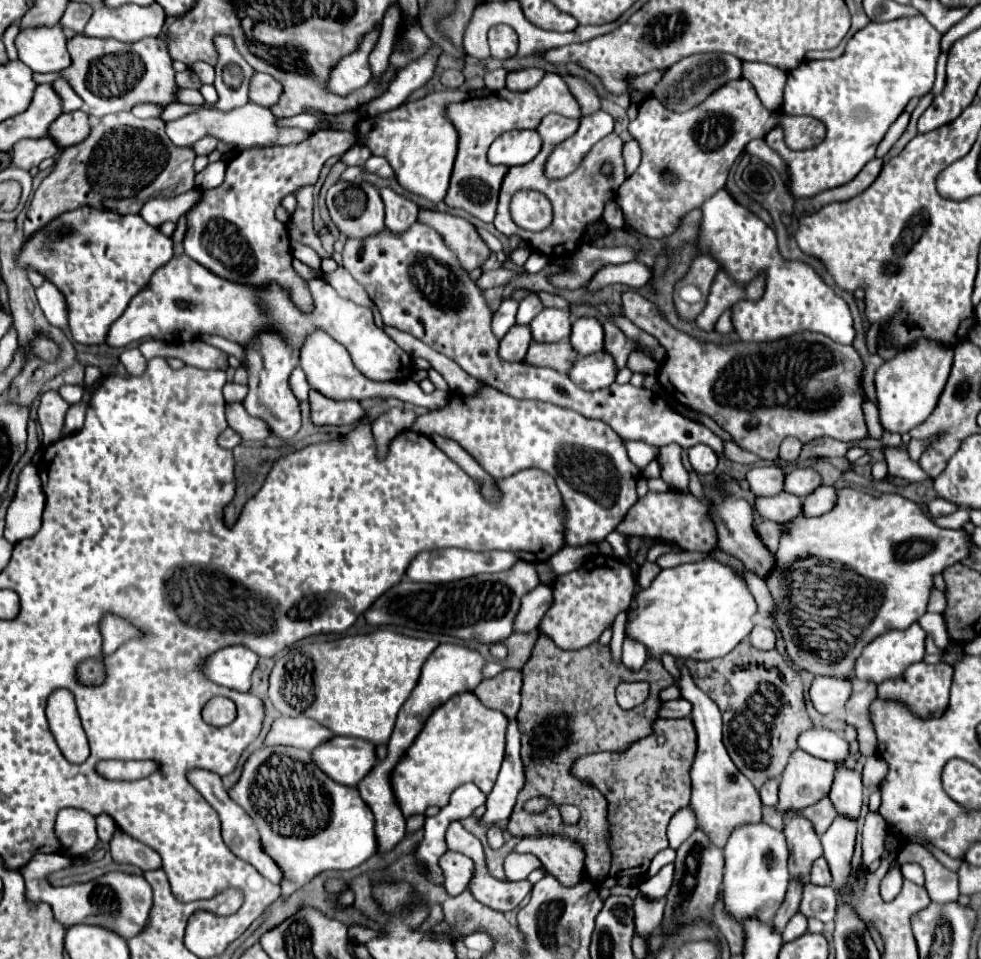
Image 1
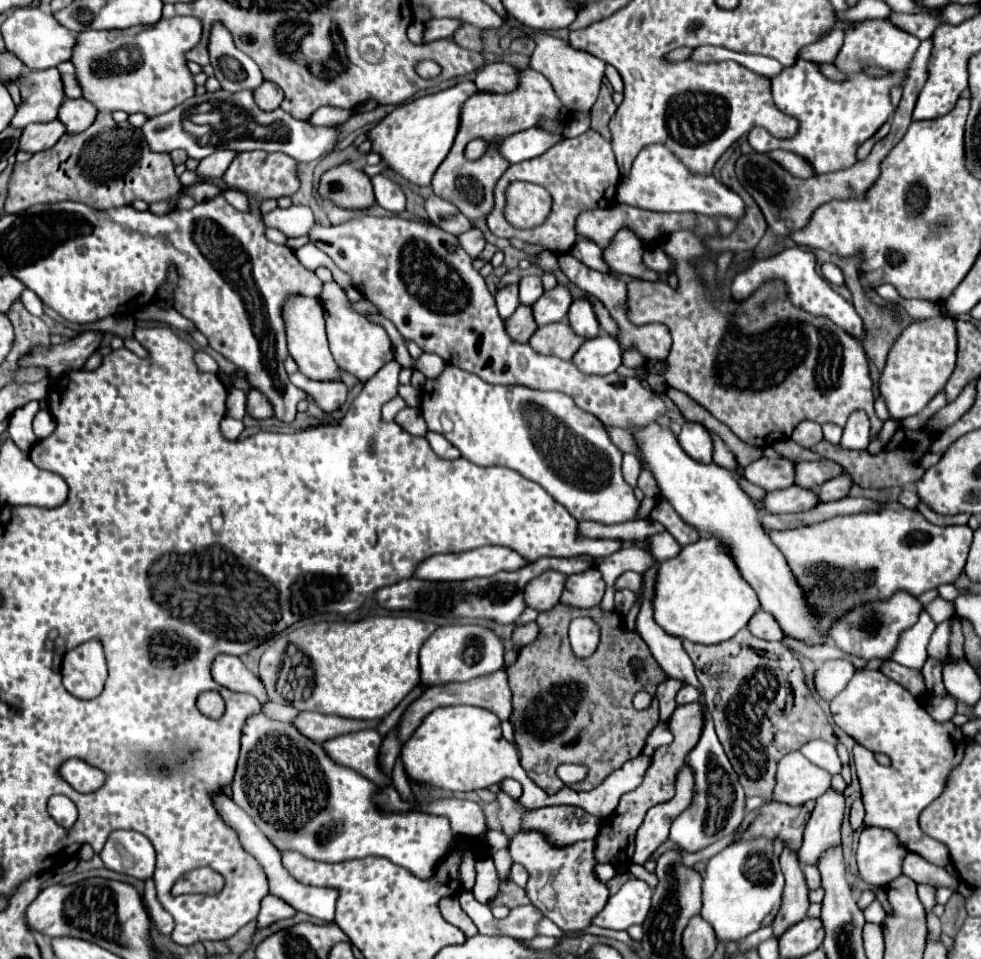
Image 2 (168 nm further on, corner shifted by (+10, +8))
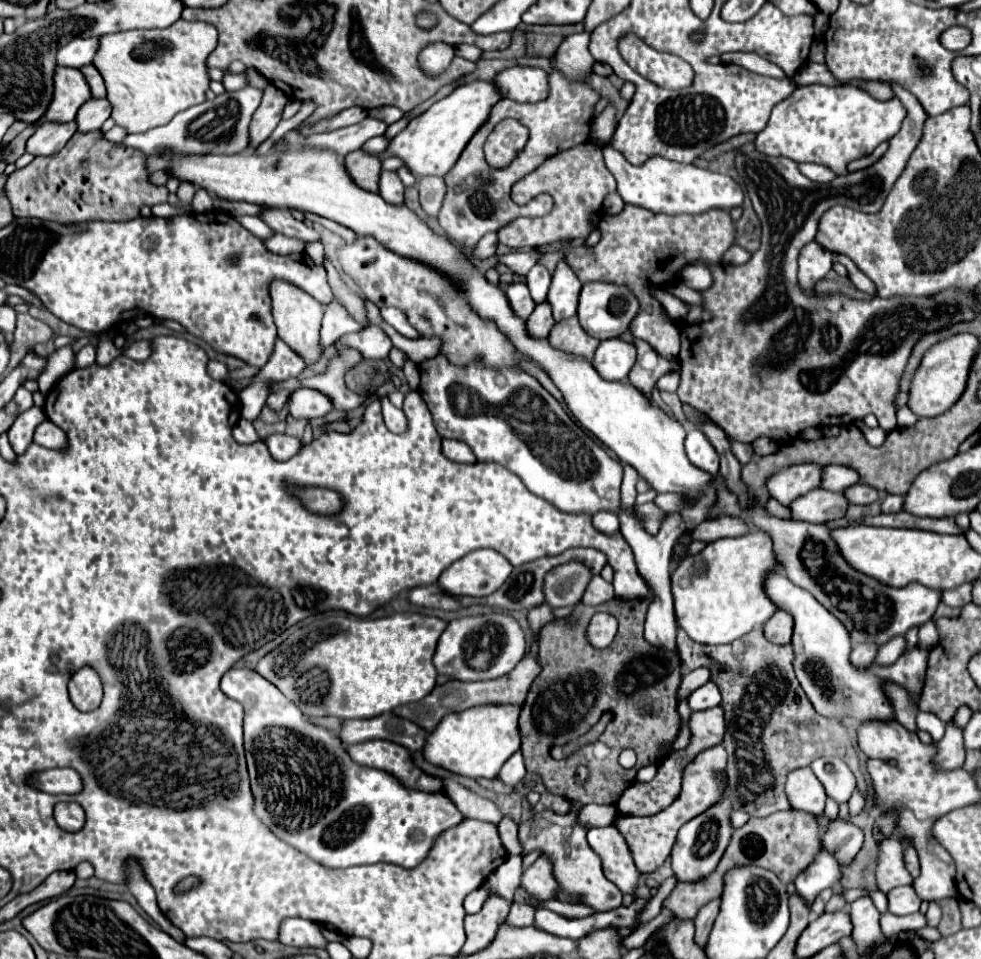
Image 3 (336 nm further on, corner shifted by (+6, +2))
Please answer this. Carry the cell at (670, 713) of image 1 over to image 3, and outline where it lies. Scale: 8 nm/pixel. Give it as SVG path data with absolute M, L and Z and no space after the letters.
M707 682L701 688L697 688L691 696L689 696L689 706L691 710L707 710L713 706L721 704L721 690L715 682Z

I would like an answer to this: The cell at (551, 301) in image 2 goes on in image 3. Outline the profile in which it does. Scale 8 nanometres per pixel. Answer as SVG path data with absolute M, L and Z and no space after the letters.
M559 260L557 268L553 272L553 282L551 282L549 296L547 296L547 302L553 306L555 322L577 314L581 286L583 284L579 282L575 270L565 260Z

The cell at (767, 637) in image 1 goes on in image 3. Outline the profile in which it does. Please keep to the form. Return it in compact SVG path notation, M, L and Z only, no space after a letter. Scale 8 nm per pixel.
M777 610L777 612L769 618L769 622L765 622L763 630L765 630L765 636L767 636L771 642L789 644L789 642L791 642L791 634L793 634L793 618L791 618L789 612L785 612L785 610Z

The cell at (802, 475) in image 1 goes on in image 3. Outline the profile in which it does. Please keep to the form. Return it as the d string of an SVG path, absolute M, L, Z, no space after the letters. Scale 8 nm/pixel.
M825 466L825 482L821 484L821 488L843 492L859 482L861 482L861 476L857 474L857 470L851 472L851 468L847 466Z

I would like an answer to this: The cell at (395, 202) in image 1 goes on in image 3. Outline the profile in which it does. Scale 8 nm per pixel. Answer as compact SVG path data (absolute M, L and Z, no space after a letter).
M385 170L381 174L381 180L379 180L379 194L387 200L387 202L395 202L395 204L403 204L403 182L401 178L397 176L397 172L389 172Z

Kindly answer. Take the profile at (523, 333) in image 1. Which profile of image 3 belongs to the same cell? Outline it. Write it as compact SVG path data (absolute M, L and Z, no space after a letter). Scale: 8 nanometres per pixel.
M541 302L535 306L533 314L527 318L527 330L537 336L537 338L547 338L551 328L553 328L555 320L551 314L551 304L549 302Z

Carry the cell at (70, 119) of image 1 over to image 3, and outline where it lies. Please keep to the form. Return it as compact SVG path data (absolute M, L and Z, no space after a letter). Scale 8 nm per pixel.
M91 98L89 102L85 102L85 106L81 106L81 110L77 112L77 126L79 132L93 132L99 130L101 124L111 116L111 104L107 98Z

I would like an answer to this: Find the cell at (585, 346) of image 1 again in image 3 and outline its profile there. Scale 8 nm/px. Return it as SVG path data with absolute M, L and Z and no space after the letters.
M587 282L581 290L577 316L583 330L597 340L617 338L629 332L629 324L637 316L637 312L639 312L639 300L627 286L617 286L617 284L607 284L607 282Z

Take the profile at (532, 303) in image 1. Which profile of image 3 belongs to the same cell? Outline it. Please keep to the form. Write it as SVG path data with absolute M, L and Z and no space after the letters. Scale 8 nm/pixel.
M535 264L525 278L527 278L527 286L531 290L531 298L537 304L539 302L545 302L547 300L549 286L551 286L551 274L547 272L547 268L541 266L541 264Z

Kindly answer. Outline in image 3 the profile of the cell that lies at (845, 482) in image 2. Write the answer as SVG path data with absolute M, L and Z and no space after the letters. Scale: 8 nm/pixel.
M863 482L851 486L851 490L845 490L845 496L851 500L851 504L873 504L879 500L879 492Z

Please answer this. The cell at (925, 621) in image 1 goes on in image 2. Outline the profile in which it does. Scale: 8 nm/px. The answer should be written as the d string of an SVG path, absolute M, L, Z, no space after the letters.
M921 610L917 624L901 634L901 644L891 658L899 660L899 664L905 664L909 668L921 668L927 660L927 644L935 628L937 624L931 620L927 610Z

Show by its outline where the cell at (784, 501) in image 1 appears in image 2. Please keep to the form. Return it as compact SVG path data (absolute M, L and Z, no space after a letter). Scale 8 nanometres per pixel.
M789 486L785 490L767 492L761 500L763 508L769 514L783 514L783 512L803 512L817 504L817 494L813 490L805 490L799 486Z

